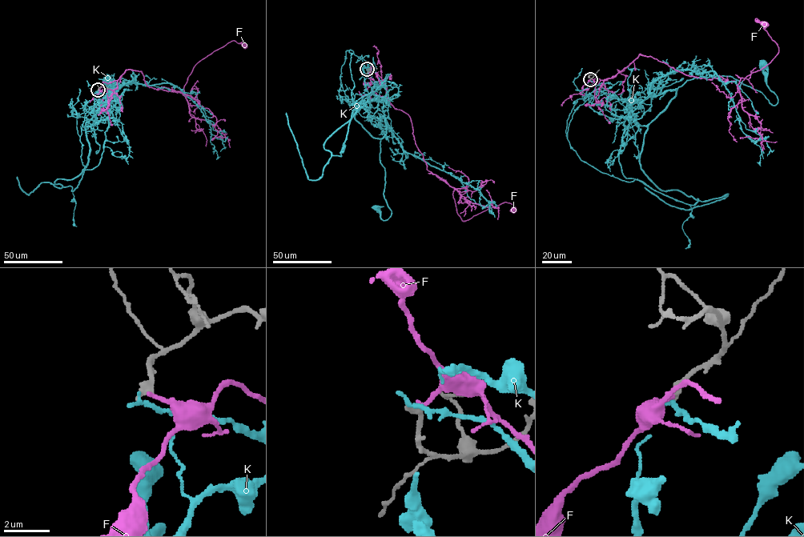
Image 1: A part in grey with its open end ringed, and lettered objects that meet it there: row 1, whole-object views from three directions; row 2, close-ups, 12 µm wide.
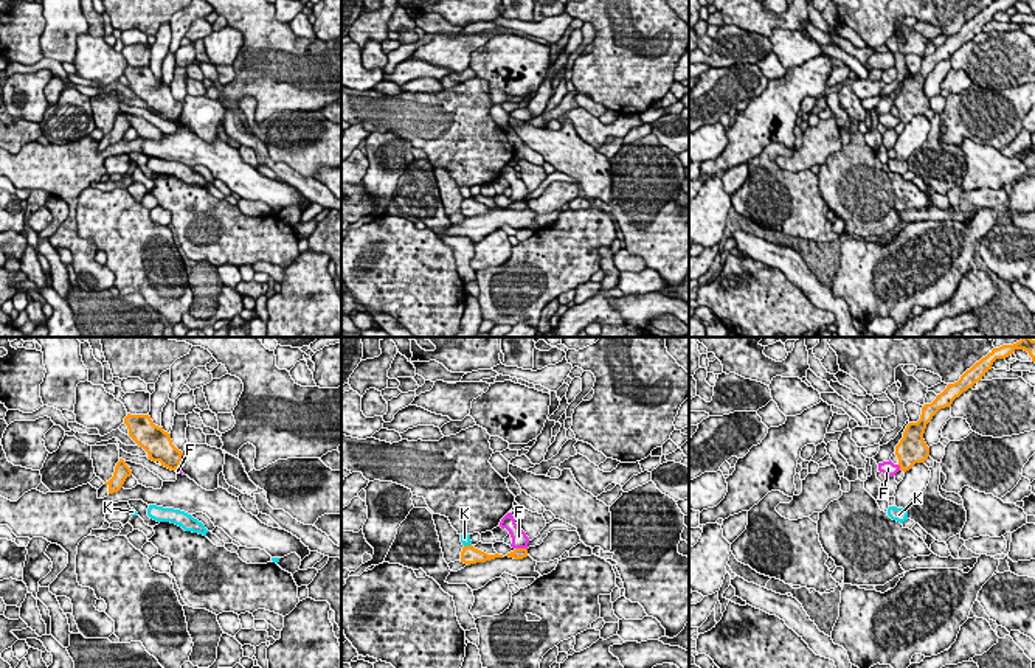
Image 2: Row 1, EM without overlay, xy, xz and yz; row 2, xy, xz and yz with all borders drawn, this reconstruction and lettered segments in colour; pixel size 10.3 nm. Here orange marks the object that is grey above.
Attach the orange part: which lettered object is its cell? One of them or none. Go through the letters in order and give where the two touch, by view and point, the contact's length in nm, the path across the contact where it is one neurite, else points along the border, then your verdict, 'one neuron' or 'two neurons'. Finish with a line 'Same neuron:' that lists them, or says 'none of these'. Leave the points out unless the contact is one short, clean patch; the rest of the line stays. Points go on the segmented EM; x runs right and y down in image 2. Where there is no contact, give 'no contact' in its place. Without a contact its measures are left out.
F: contact xz (522, 549); length 130 nm; border xz (515, 547), (526, 550); two neurons
K: contact xz (467, 546); length 90 nm; border xz (470, 544), (464, 547); two neurons
Same neuron: none of these

